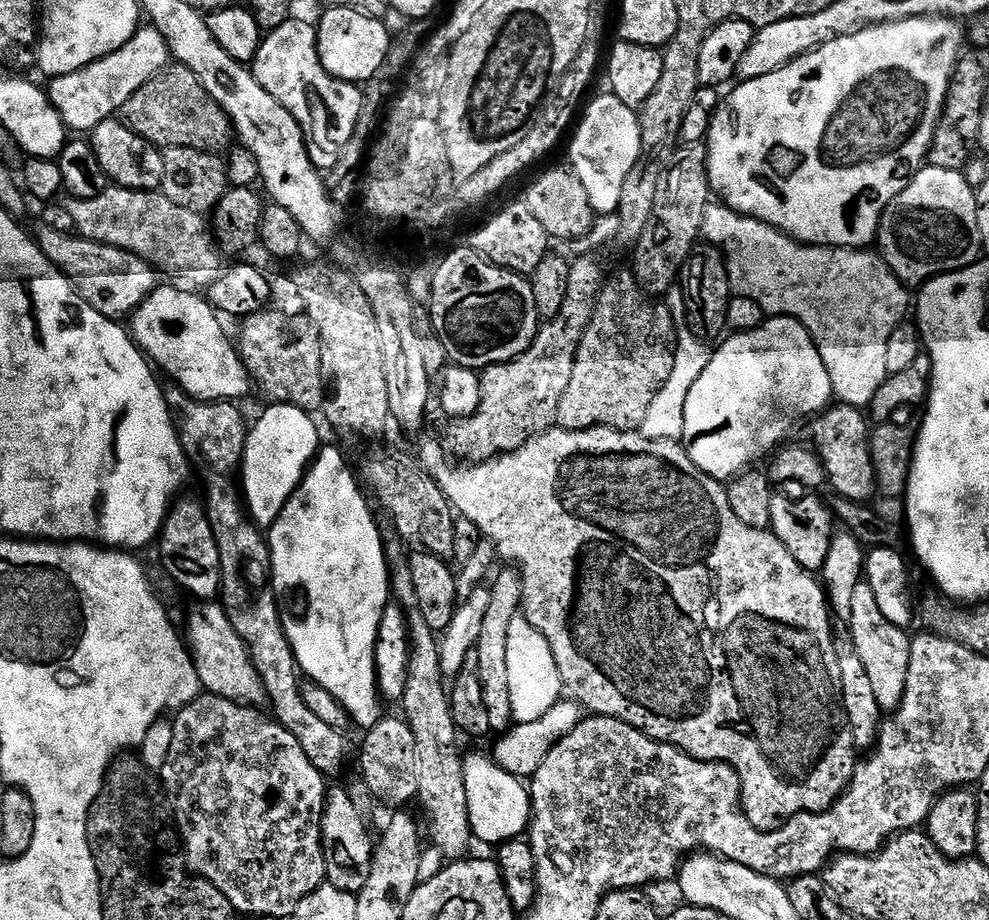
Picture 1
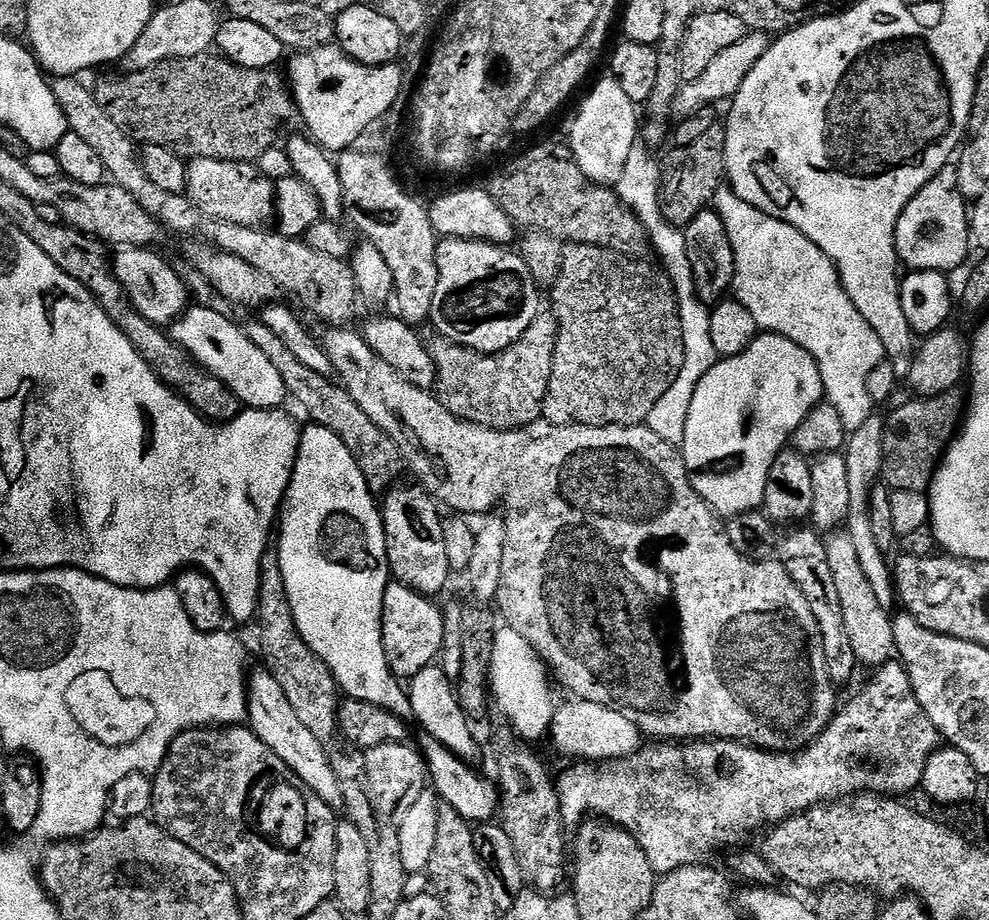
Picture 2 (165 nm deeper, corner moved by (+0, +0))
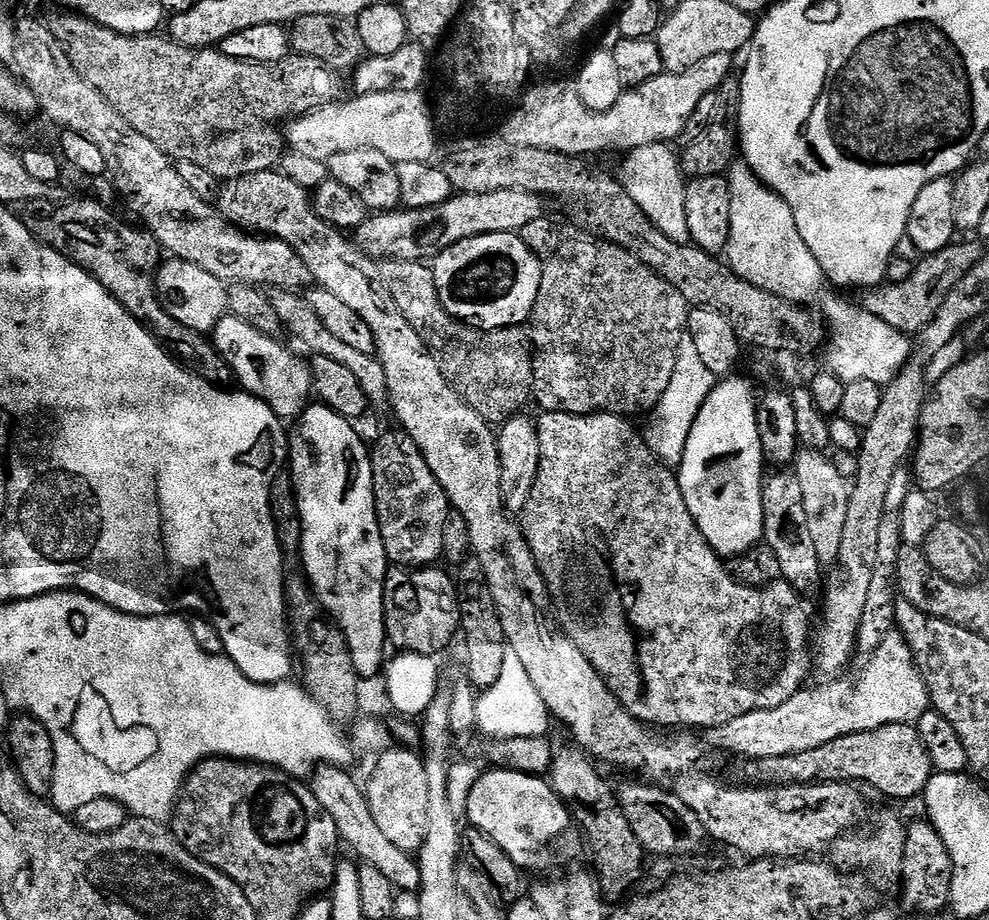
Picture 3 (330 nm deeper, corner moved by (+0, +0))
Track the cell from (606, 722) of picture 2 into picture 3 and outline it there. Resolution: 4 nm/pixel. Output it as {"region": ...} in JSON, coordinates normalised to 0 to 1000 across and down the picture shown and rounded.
{"region":[[[906,685],[896,689],[896,693],[892,693],[892,700],[875,717],[878,718],[861,748],[856,748],[849,737],[833,741],[837,743],[830,748],[814,747],[805,752],[803,759],[791,763],[791,767],[779,772],[762,772],[730,789],[715,792],[717,811],[741,817],[747,824],[769,826],[811,820],[811,815],[835,811],[835,807],[843,807],[843,802],[888,793],[888,789],[926,788],[932,776],[940,773],[940,762],[938,747],[914,692]]]}

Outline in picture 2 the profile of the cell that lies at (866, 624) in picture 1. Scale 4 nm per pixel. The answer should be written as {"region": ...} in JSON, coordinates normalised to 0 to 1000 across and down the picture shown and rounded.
{"region":[[[846,576],[835,587],[840,623],[847,637],[848,653],[851,654],[852,675],[855,676],[856,692],[863,702],[863,711],[871,723],[889,724],[903,716],[906,699],[902,684],[903,671],[899,662],[893,661],[880,637],[879,629],[868,611],[867,599],[863,598],[859,580],[855,576]]]}

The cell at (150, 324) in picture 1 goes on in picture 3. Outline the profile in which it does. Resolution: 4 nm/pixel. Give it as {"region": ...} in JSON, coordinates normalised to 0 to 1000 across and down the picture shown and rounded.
{"region":[[[234,341],[226,343],[220,350],[220,354],[212,362],[212,368],[222,382],[224,388],[235,399],[236,410],[241,414],[242,421],[253,430],[260,430],[266,439],[271,439],[273,446],[284,454],[302,453],[312,438],[311,429],[314,432],[317,426],[315,416],[315,401],[310,395],[307,396],[287,374],[282,374],[279,365],[271,365],[267,361],[257,359],[257,354],[249,354],[245,346]]]}

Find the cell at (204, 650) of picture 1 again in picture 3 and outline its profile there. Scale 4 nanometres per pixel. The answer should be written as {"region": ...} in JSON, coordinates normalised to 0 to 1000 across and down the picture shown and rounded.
{"region":[[[325,830],[314,840],[313,855],[317,867],[326,872],[326,880],[338,889],[338,898],[342,902],[345,914],[352,917],[365,932],[367,938],[381,942],[383,947],[401,968],[414,972],[424,968],[426,961],[426,946],[420,932],[414,927],[404,926],[386,902],[382,902],[382,893],[378,893],[378,885],[374,885],[372,867],[367,855],[360,853],[358,845],[347,834],[338,830]]]}

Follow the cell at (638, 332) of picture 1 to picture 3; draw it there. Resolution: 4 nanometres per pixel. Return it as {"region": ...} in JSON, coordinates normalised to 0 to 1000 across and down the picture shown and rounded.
{"region":[[[582,254],[567,264],[564,273],[549,288],[548,311],[544,315],[544,324],[538,334],[536,345],[536,368],[538,371],[538,430],[552,448],[571,448],[581,452],[600,452],[603,448],[616,448],[619,452],[632,454],[642,453],[642,448],[658,449],[664,437],[673,428],[673,420],[677,420],[677,411],[681,411],[681,393],[686,389],[686,380],[696,355],[698,332],[673,302],[669,302],[657,289],[645,285],[641,276],[629,272],[625,266],[606,257]]]}

